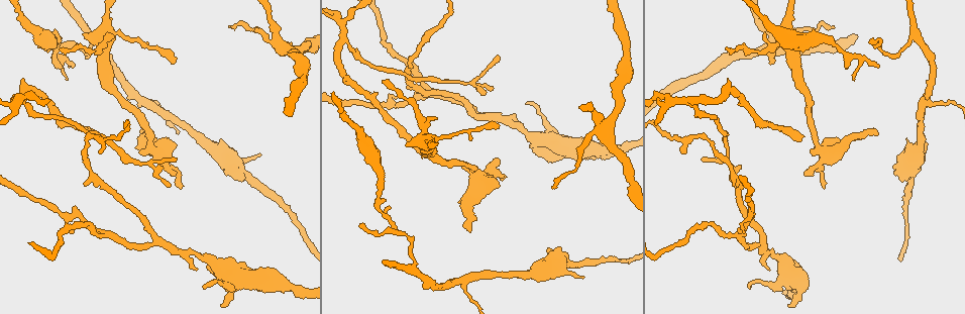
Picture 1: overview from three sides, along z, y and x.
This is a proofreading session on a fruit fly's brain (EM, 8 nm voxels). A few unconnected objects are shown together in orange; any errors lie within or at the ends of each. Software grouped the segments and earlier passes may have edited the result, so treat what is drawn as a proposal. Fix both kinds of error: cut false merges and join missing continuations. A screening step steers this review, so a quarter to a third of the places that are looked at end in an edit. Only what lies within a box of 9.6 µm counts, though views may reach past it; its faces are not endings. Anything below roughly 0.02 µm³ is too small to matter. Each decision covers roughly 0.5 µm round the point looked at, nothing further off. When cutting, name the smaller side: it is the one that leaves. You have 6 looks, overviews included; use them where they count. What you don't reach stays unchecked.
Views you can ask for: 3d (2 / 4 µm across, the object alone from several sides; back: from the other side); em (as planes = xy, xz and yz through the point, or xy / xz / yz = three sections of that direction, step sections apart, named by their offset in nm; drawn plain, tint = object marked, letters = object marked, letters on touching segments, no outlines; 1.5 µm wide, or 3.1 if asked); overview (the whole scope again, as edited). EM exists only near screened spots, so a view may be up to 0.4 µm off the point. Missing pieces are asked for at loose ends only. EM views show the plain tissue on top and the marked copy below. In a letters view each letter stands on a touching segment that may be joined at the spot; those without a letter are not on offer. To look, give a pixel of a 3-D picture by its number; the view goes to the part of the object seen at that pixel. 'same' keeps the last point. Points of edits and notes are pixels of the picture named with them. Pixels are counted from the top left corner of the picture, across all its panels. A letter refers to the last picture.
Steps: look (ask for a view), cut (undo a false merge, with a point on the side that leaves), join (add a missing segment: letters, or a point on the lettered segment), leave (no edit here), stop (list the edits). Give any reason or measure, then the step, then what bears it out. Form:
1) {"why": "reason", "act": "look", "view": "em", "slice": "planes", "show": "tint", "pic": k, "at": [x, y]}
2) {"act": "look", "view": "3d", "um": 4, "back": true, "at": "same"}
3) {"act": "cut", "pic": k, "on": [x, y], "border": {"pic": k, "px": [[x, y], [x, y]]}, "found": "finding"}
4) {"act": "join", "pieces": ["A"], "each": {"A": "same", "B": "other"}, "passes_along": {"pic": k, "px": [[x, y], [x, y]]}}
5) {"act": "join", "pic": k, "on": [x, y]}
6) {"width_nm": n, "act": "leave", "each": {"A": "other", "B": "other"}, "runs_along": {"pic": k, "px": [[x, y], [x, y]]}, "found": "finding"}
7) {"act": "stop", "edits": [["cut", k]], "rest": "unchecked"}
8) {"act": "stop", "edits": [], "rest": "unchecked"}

{"why": "four or more arms meet", "act": "look", "view": "em", "slice": "planes", "show": "letters", "pic": 1, "at": [342, 22]}

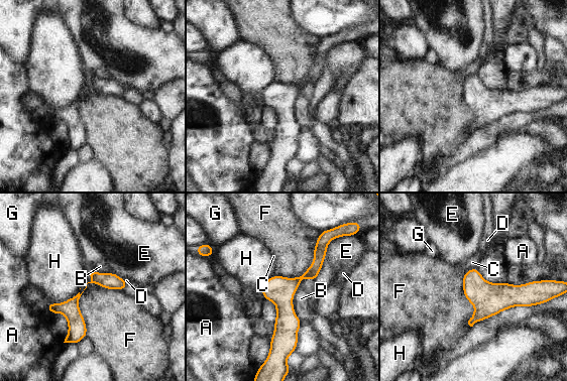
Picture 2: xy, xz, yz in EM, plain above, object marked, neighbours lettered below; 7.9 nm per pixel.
{"longest_contact_nm": ["F", 480], "act": "leave", "each": {"A": "other", "B": "other", "C": "other", "D": "other", "E": "other", "F": "other", "G": "other", "H": "other"}, "found": "one neuron here"}

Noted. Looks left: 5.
{"why": "branch stops here", "act": "look", "view": "em", "slice": "planes", "show": "letters", "pic": 1, "at": [395, 99]}

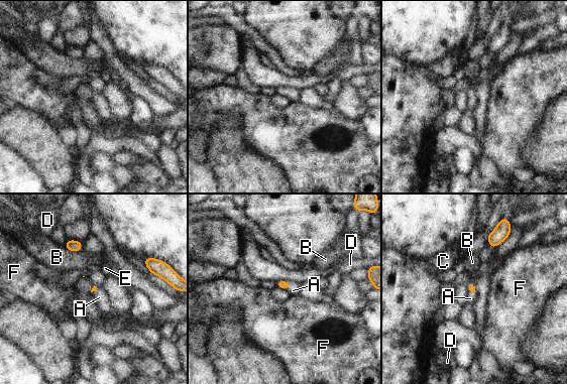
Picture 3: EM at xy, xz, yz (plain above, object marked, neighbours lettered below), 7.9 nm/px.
{"act": "join", "pieces": ["A"], "each": {"A": "same", "B": "other", "C": "other", "D": "other", "E": "other", "F": "other"}, "passes_along": {"pic": 3, "px": [[284, 284], [290, 286], [293, 290]]}, "found": "the neuron continues"}

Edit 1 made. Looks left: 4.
{"why": "three arms meet", "act": "look", "view": "em", "slice": "planes", "show": "tint", "pic": 1, "at": [763, 239]}

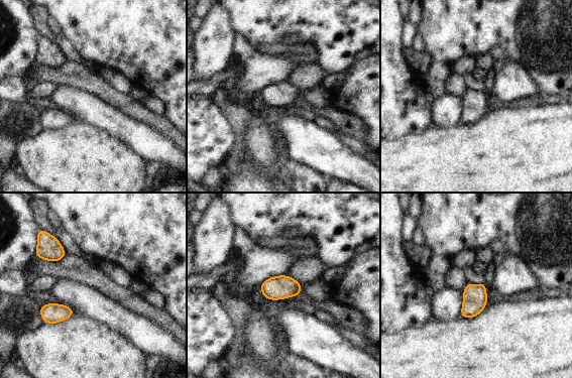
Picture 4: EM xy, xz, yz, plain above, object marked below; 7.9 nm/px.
{"why": "see the neighbours", "act": "look", "view": "em", "slice": "planes", "show": "letters", "at": "same"}

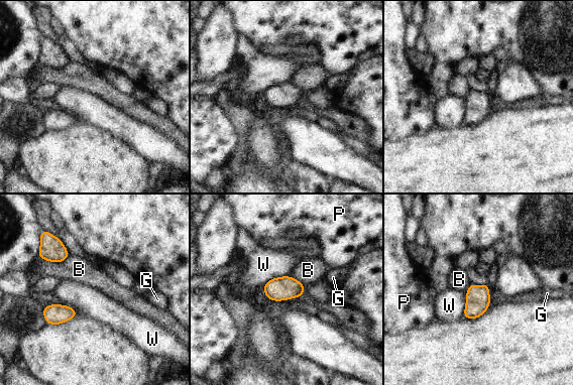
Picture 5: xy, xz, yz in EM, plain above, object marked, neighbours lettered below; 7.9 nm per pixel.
{"longest_contact_nm": ["B", 240], "act": "leave", "each": {"B": "other", "G": "other", "P": "other", "W": "other"}, "border": {"pic": 5, "px": [[69, 255], [61, 262], [38, 258]]}, "found": "one neuron here"}

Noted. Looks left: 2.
{"act": "stop", "edits": [["join", 3]], "rest": "unchecked"}

